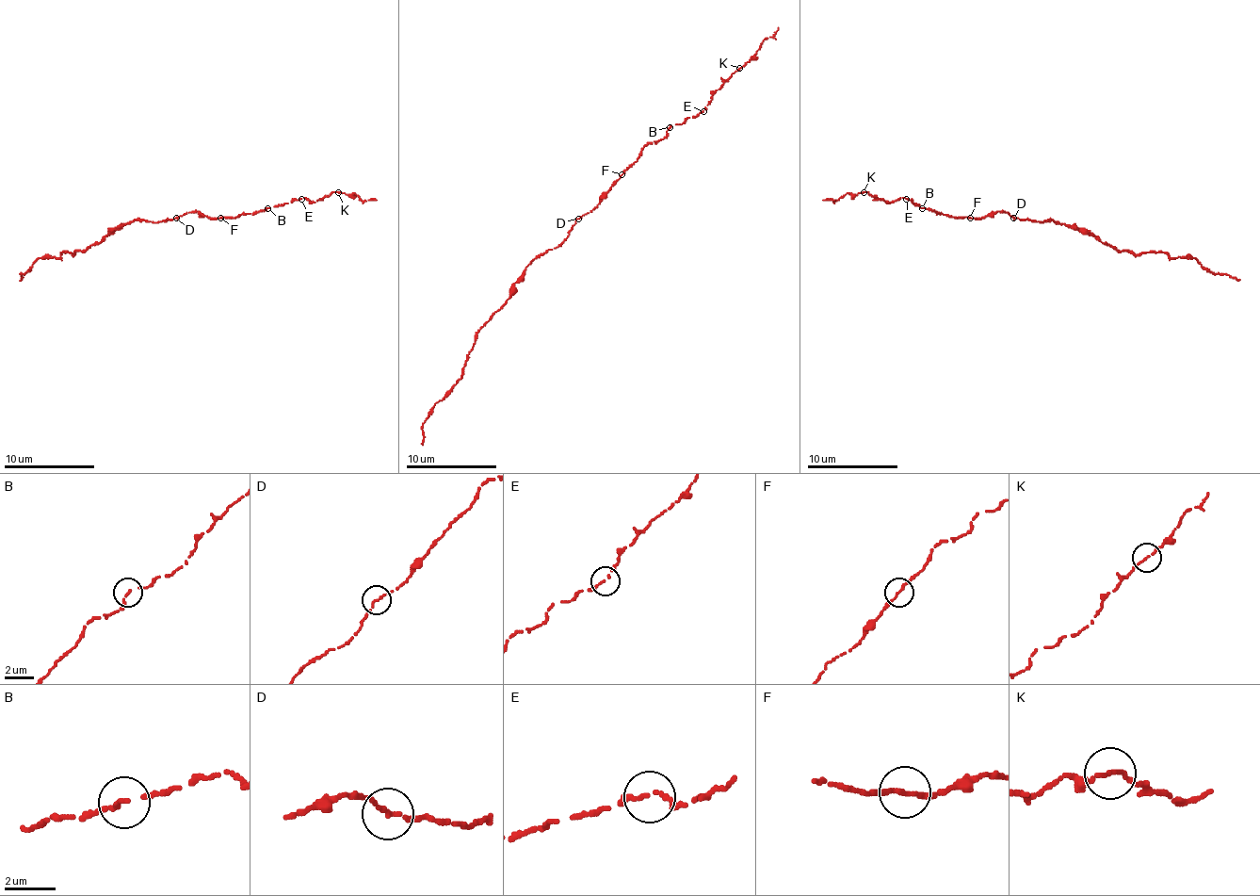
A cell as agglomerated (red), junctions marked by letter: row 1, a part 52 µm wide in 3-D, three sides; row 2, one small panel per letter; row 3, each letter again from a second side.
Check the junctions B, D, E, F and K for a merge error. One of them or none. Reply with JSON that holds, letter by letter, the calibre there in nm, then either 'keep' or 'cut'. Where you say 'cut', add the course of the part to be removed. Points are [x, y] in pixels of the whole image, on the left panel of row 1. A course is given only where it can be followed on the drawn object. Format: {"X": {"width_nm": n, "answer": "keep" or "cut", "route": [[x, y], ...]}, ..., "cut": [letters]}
{"B": {"width_nm": 150, "answer": "keep"}, "D": {"width_nm": 150, "answer": "keep"}, "E": {"width_nm": 140, "answer": "keep"}, "F": {"width_nm": 180, "answer": "keep"}, "K": {"width_nm": 150, "answer": "keep"}, "cut": []}

